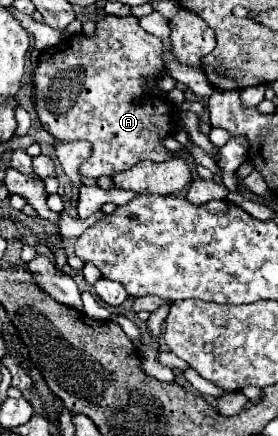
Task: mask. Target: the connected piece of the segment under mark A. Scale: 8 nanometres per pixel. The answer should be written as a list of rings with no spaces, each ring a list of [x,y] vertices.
[[[104,16],[96,22],[96,32],[94,34],[72,34],[68,38],[64,38],[66,42],[62,44],[56,44],[44,52],[40,52],[40,58],[38,58],[38,66],[34,70],[34,108],[36,108],[36,114],[38,114],[38,120],[42,122],[44,130],[48,130],[52,136],[56,136],[58,140],[88,140],[92,142],[92,156],[82,164],[80,168],[80,174],[86,176],[86,178],[100,178],[100,176],[114,176],[118,172],[124,172],[124,170],[130,170],[134,164],[142,162],[142,160],[150,160],[150,162],[166,162],[170,160],[174,154],[164,146],[164,140],[178,128],[178,122],[180,122],[180,116],[178,116],[178,108],[168,100],[168,98],[160,98],[156,96],[150,86],[148,86],[148,78],[160,78],[162,72],[166,70],[166,62],[164,62],[164,42],[162,38],[154,36],[154,34],[148,34],[146,30],[140,28],[138,24],[138,18],[134,16],[124,16],[124,18],[118,18],[118,16]]]

